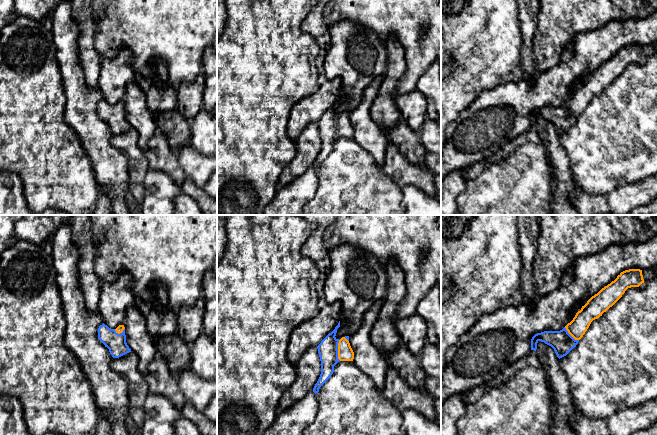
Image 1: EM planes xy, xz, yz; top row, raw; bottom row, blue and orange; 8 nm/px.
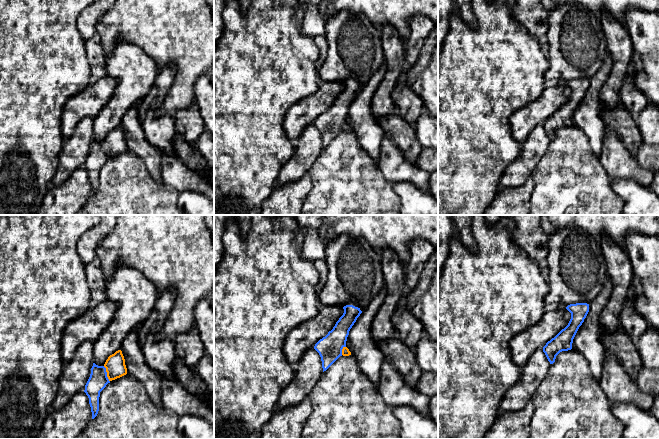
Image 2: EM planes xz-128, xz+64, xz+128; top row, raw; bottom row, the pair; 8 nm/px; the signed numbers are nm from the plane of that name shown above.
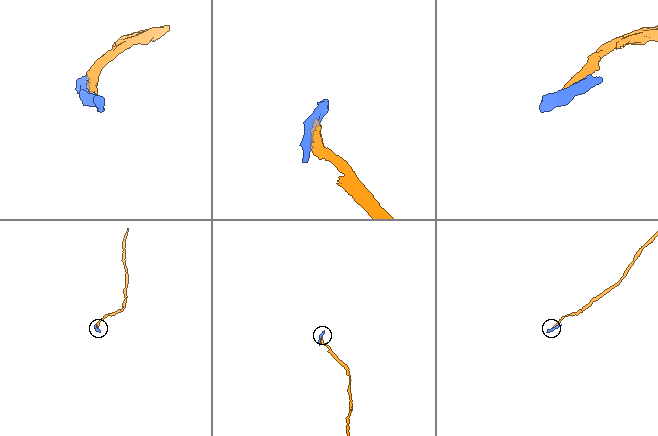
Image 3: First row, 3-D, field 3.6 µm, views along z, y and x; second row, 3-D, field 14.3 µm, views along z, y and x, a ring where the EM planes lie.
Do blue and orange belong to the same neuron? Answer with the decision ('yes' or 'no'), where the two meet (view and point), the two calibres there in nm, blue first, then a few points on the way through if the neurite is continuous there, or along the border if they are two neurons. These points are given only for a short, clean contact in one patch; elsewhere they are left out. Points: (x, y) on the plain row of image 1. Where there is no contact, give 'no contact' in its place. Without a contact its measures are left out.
yes; meets blue in xz at (337, 126); 160 nm thick on the blue side, 130 nm on the other

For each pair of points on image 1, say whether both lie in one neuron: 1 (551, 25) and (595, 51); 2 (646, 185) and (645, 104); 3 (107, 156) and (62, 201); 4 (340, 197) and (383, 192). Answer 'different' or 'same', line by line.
1: different
2: different
3: different
4: same

